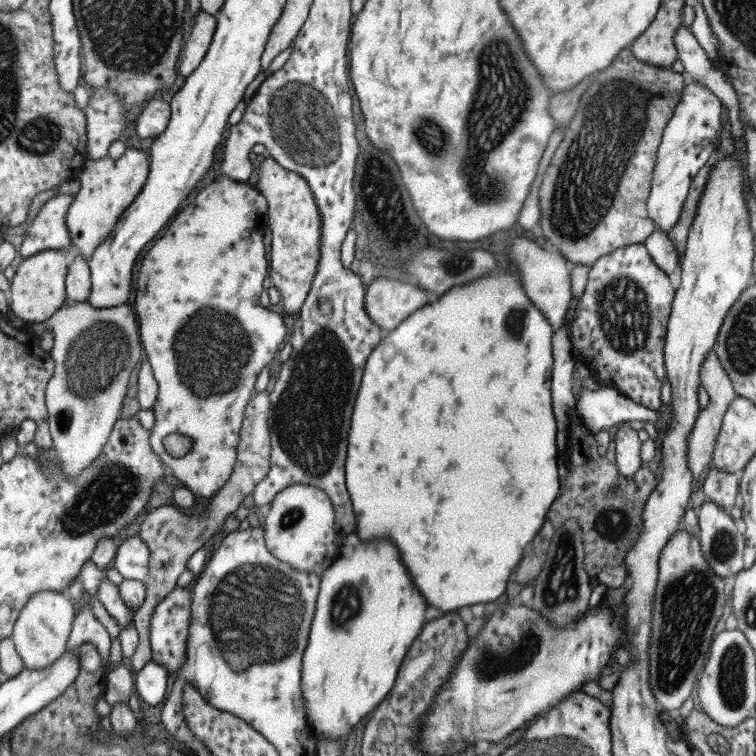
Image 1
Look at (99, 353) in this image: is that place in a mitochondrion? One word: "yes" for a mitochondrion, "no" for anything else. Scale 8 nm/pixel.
yes

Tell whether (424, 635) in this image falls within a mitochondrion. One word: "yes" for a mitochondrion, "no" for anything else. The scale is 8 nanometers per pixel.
no

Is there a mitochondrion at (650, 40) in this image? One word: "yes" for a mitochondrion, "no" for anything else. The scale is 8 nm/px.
no

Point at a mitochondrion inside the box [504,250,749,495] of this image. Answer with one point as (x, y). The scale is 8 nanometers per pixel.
(623, 309)

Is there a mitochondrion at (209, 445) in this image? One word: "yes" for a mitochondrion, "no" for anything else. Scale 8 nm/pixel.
no

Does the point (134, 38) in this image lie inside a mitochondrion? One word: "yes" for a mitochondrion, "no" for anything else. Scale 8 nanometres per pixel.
yes

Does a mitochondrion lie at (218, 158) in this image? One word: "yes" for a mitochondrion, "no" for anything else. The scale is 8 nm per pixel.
no

